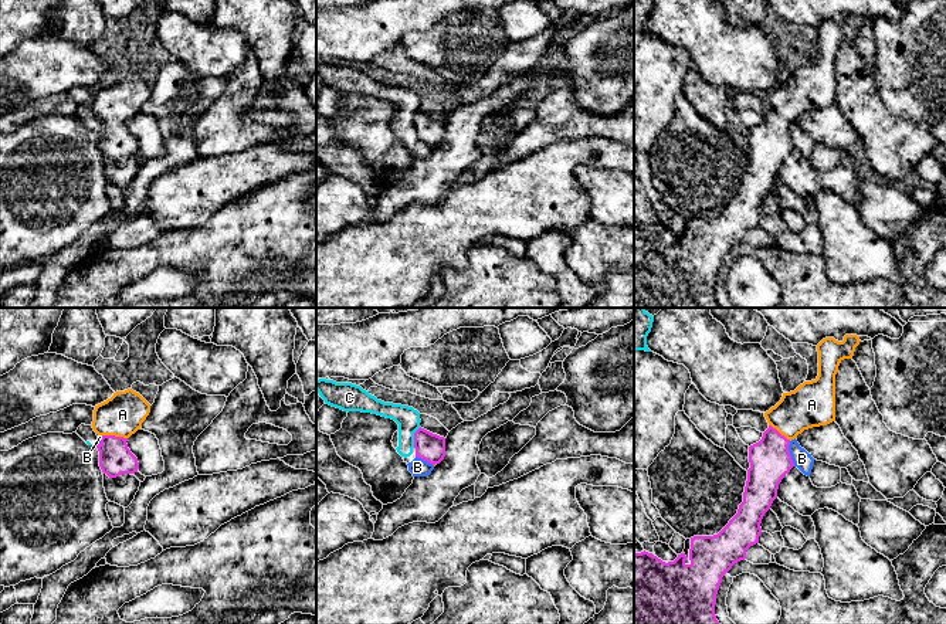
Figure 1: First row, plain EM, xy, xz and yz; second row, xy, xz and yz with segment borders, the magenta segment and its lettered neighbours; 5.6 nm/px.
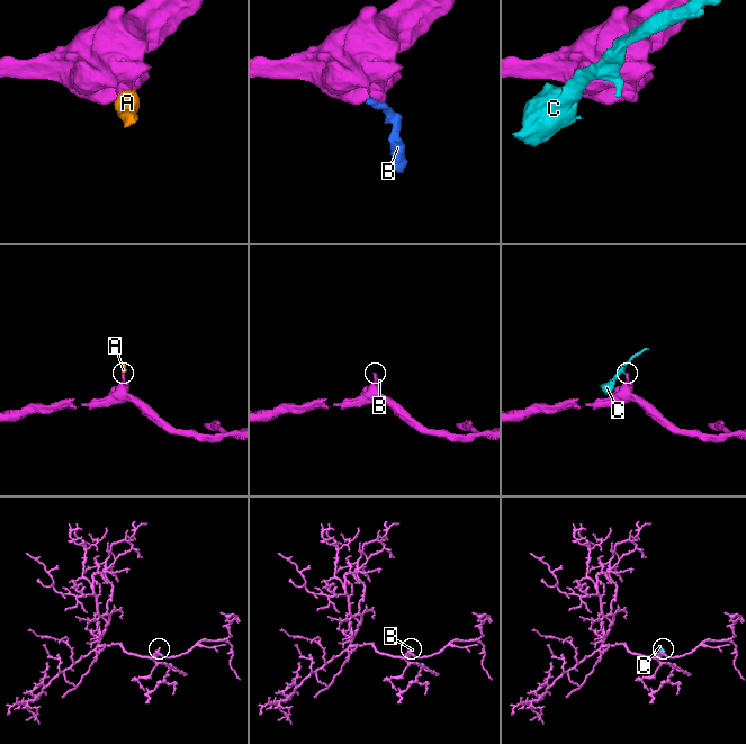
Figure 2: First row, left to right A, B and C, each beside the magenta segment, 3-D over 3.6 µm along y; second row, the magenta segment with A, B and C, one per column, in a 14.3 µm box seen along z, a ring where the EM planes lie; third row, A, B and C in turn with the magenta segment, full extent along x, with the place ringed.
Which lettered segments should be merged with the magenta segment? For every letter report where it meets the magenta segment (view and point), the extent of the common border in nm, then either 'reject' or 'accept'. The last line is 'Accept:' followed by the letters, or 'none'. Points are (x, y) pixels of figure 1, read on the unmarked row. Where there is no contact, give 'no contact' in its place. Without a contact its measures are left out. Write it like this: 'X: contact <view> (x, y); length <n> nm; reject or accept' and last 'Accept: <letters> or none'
A: contact xy (114, 118); length 150 nm; accept
B: contact yz (789, 136); length 150 nm; reject
C: contact xz (414, 119); length 130 nm; reject
Accept: A

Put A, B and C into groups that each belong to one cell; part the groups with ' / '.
A / B C

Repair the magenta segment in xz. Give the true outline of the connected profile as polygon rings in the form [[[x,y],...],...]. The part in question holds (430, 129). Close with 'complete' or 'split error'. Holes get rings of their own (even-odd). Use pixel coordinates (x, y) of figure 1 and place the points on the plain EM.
[[[424,111],[414,115],[416,139],[435,147],[445,139],[445,121]]] | complete

